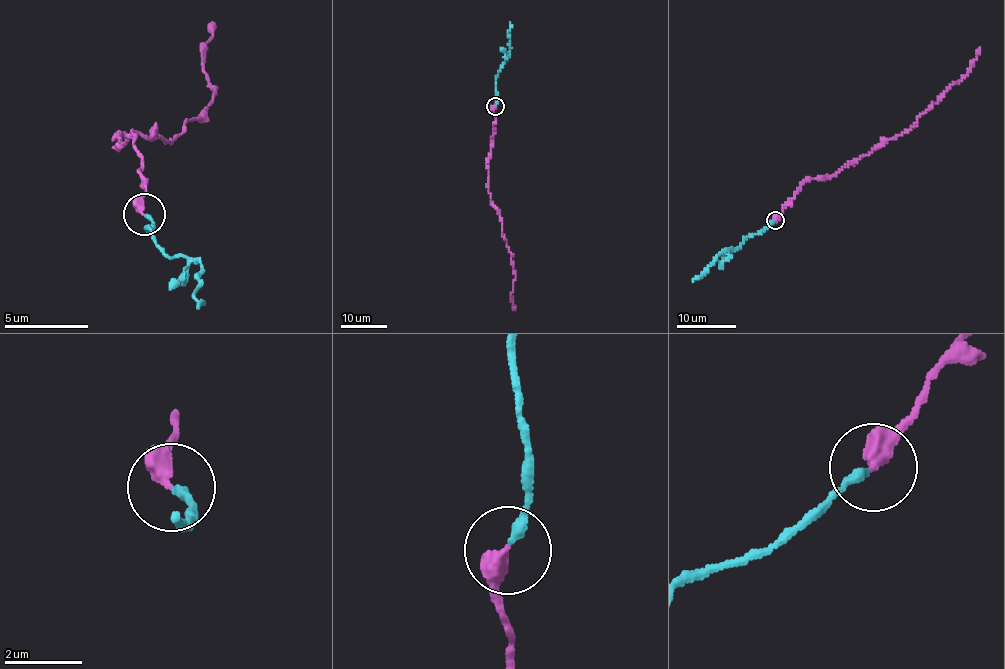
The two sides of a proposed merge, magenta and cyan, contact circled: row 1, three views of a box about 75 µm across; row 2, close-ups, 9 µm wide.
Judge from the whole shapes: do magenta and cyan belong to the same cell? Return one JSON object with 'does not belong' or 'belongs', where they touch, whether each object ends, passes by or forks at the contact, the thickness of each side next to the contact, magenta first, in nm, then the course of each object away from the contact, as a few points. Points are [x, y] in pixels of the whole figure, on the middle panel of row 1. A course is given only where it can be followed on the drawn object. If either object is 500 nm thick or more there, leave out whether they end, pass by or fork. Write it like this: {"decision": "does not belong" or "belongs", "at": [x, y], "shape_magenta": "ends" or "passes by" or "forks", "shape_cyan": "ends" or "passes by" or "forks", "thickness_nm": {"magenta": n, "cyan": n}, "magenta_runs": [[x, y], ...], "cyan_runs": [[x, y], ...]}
{"decision": "belongs", "at": [495, 106], "shape_magenta": "ends", "shape_cyan": "ends", "thickness_nm": {"magenta": 400, "cyan": 240}, "magenta_runs": [[495, 106], [492, 144], [486, 164], [487, 187], [510, 254], [515, 275], [511, 297], [514, 309]], "cyan_runs": [[495, 105], [495, 78], [510, 49], [509, 21]]}

